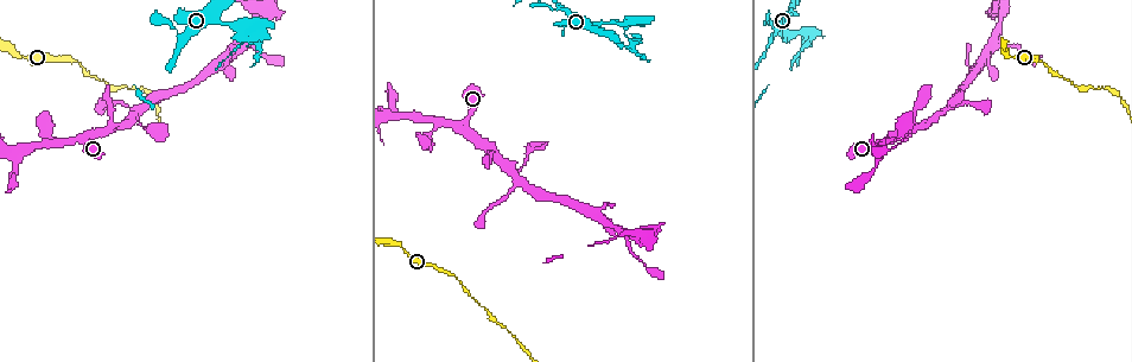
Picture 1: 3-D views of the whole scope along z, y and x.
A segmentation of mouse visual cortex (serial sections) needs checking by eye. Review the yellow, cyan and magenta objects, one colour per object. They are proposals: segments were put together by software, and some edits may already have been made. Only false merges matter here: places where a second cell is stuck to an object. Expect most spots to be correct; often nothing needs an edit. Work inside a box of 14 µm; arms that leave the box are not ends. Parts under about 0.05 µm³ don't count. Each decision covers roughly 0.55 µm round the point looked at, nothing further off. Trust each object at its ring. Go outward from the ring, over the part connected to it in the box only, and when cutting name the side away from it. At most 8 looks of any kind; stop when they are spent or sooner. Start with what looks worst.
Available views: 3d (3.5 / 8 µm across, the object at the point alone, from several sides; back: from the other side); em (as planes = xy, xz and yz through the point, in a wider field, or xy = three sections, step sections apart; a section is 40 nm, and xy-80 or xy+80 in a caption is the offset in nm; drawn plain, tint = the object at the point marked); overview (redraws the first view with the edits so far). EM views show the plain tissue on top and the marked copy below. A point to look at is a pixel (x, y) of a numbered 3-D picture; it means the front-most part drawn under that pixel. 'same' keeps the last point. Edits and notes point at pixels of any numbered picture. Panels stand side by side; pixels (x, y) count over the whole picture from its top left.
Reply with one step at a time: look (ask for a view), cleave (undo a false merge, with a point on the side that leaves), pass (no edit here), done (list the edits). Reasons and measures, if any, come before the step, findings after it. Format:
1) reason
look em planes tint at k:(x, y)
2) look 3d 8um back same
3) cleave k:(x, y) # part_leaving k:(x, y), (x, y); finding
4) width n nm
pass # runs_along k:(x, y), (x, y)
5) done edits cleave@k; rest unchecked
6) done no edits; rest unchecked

abrupt turn
look 3d 3.5um back at 1:(786, 33)

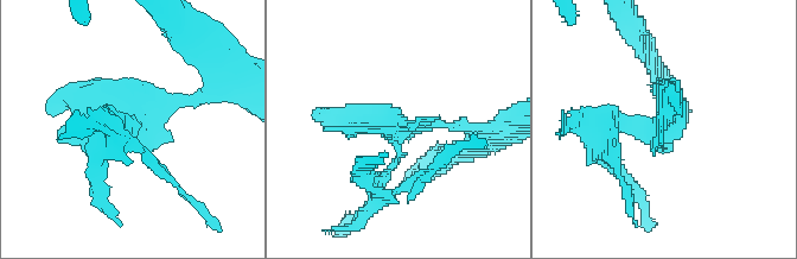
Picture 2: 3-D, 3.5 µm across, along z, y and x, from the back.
look em planes tint at 2:(396, 130)

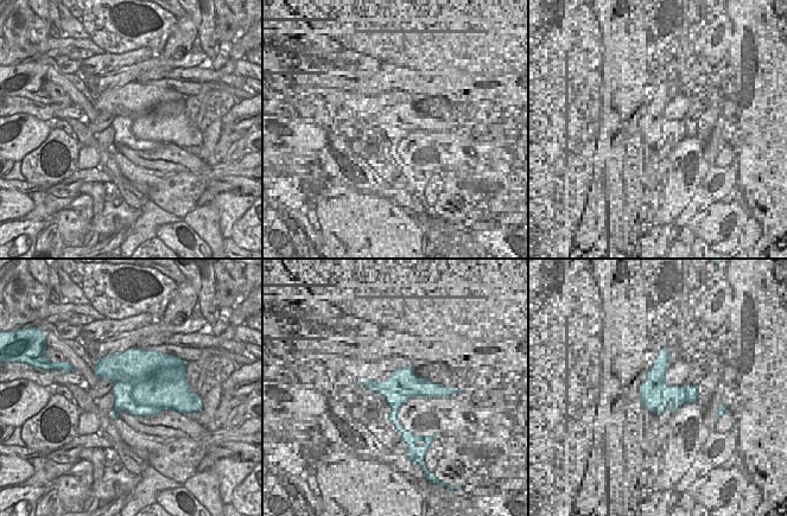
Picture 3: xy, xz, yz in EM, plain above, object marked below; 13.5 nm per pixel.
width 850 nm
cleave 2:(604, 112) # part_leaving 2:(626, 119), (593, 137), (617, 174); two cells meet here

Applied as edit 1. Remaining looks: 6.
see it whole again
look overview

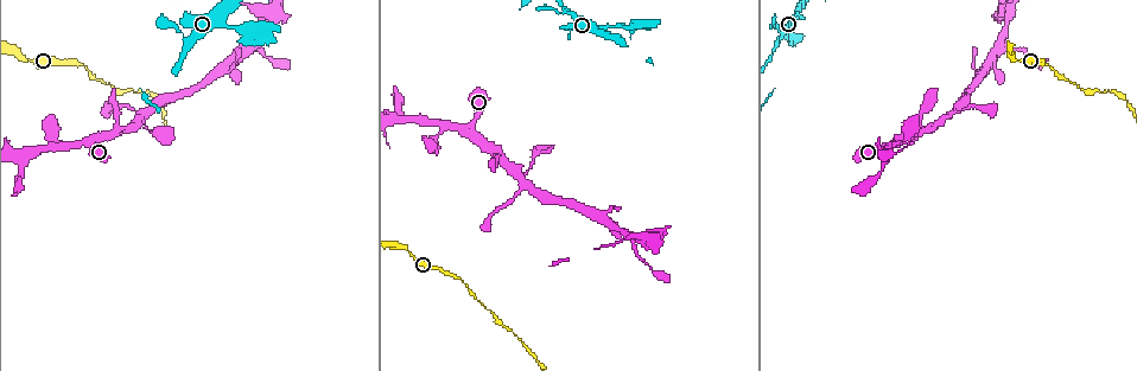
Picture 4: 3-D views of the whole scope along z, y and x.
a narrow waist
look 3d 3.5um at 4:(21, 157)

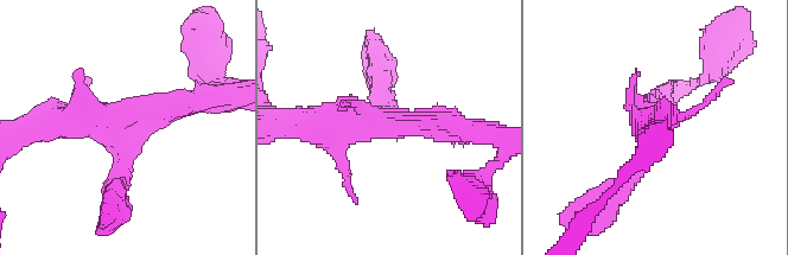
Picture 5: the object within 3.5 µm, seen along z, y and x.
look em xy step 5 tint at 5:(125, 125)

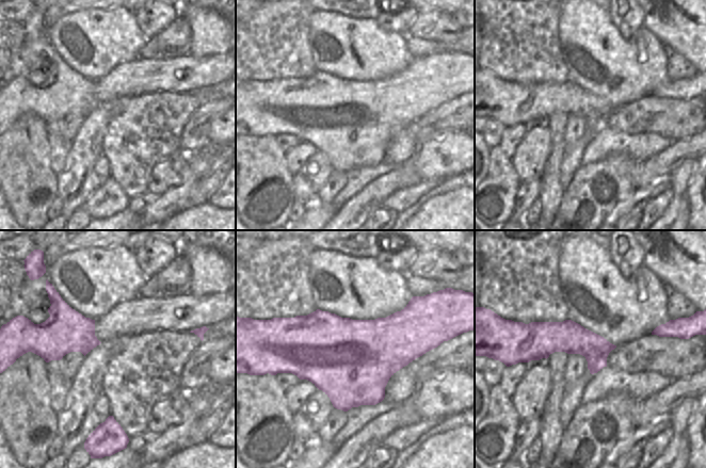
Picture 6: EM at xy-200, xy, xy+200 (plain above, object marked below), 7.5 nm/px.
look em xy step 2 tint same

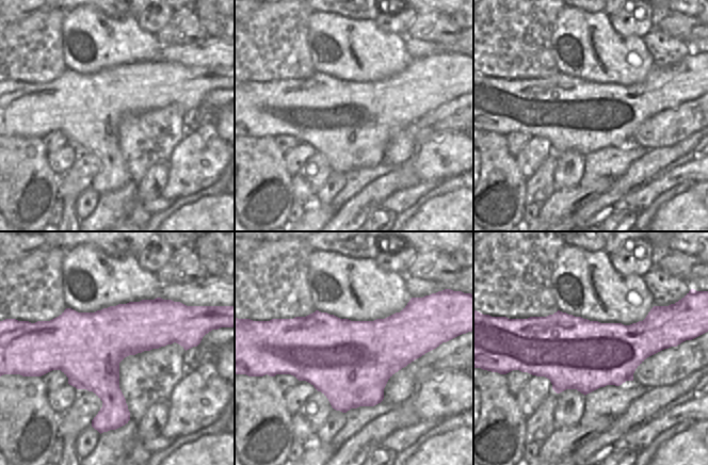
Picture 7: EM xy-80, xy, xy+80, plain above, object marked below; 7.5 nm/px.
arm_widths 150, 200, 300, 300 nm
pass # runs_along 5:(198, 101), (121, 129), (114, 191); continuous, no second cell

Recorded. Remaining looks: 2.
four-way junction
look 3d 3.5um at 4:(515, 176)

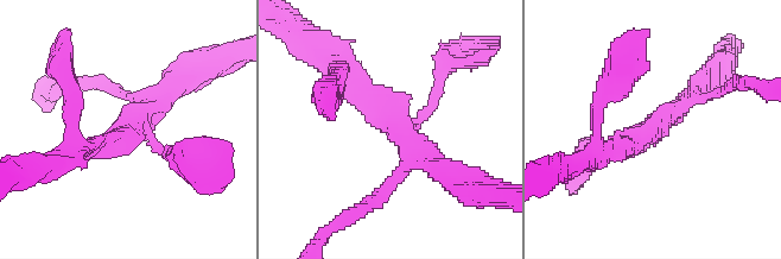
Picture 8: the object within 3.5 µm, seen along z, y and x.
arms 4; arm_widths 150, 150, 250, 250 nm
look em xy step 5 tint at 8:(400, 131)

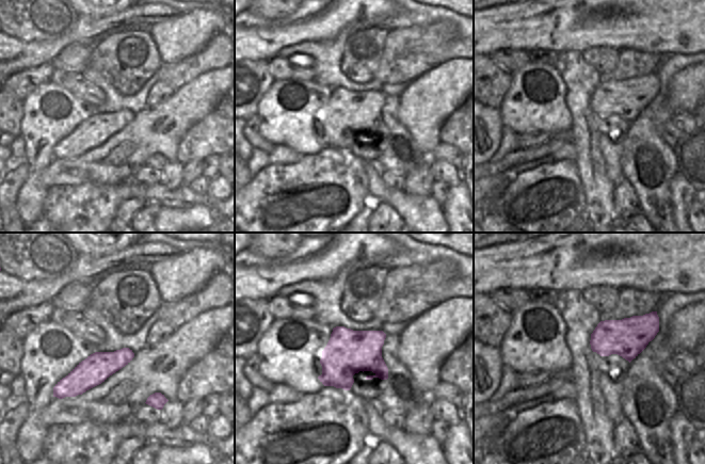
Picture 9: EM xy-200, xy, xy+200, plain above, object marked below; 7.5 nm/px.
pass # runs_along 8:(350, 80), (419, 153), (452, 177); all the same cell

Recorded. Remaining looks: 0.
done edits cleave@2; rest unchecked

